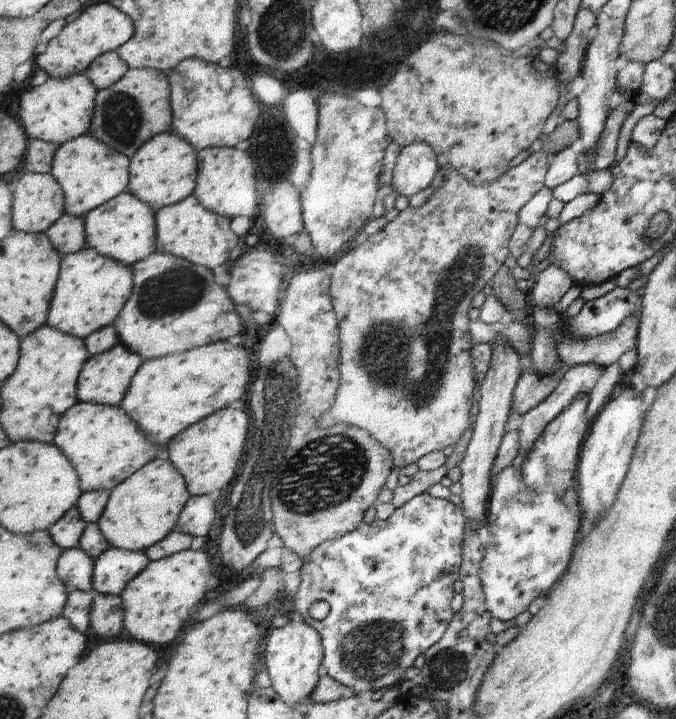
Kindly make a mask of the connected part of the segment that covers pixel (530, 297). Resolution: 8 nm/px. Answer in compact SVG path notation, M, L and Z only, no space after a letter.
M549 264L533 279L527 292L527 300L530 309L532 306L537 308L547 308L554 305L560 296L571 286L571 278L567 276L565 270L559 266Z

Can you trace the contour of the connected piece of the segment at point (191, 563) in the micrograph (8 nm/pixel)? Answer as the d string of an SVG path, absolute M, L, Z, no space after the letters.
M189 549L161 560L151 561L151 564L125 587L122 596L105 596L97 593L90 616L91 632L98 638L111 640L117 638L121 630L126 628L135 640L152 645L154 648L178 643L181 630L185 630L185 624L187 626L191 624L189 620L191 614L197 612L209 592L211 576L213 576L213 566L209 562L209 555L202 549Z

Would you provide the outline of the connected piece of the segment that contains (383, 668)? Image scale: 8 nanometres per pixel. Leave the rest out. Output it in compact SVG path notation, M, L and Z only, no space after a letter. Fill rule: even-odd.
M422 493L415 496L405 506L395 510L395 512L385 520L375 519L371 523L362 523L359 528L353 532L342 536L339 539L327 540L320 544L315 551L311 552L311 556L305 560L300 568L301 582L293 595L293 603L296 610L297 617L312 625L317 632L320 632L321 638L324 641L324 659L323 671L327 675L336 678L343 686L351 688L360 695L369 695L374 690L381 690L383 688L392 690L395 684L399 684L404 680L403 675L413 664L415 660L421 655L425 655L435 644L438 644L444 639L448 632L449 626L456 616L453 612L453 598L455 598L455 582L460 580L462 572L462 564L464 563L464 539L466 532L466 520L464 511L460 506L455 506L453 502L447 500L440 500L433 498L431 494ZM324 600L329 606L328 615L321 621L311 618L309 608L313 602Z

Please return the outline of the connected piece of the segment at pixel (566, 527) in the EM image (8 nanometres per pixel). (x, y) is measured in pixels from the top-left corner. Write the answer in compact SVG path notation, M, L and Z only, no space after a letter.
M521 488L505 506L493 523L485 524L489 528L489 538L483 544L483 559L479 566L478 578L484 593L484 602L489 615L496 620L507 622L518 614L528 610L529 604L538 597L548 594L549 588L568 568L571 550L575 546L575 532L579 529L581 511L572 488L561 501L548 491L529 491Z

